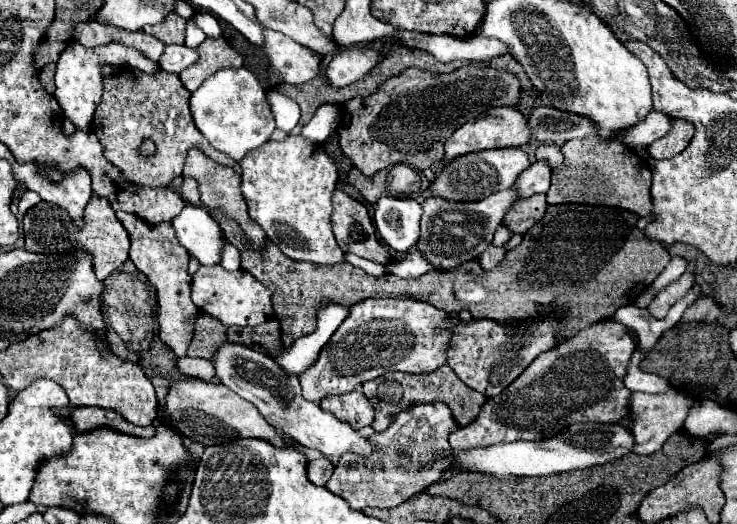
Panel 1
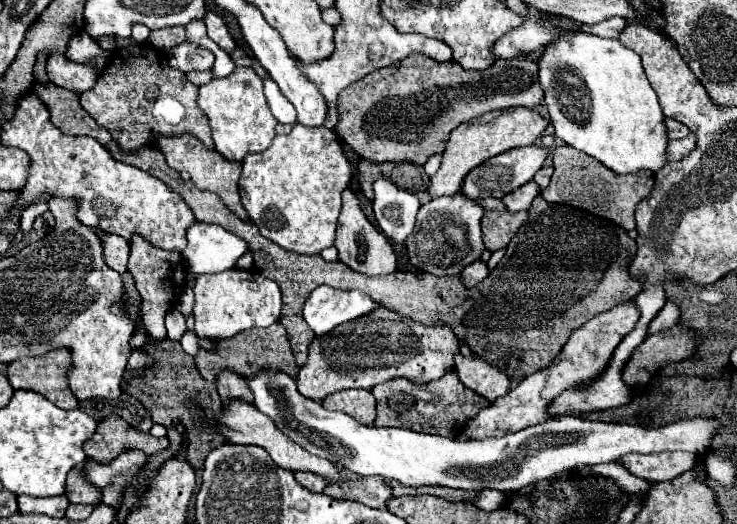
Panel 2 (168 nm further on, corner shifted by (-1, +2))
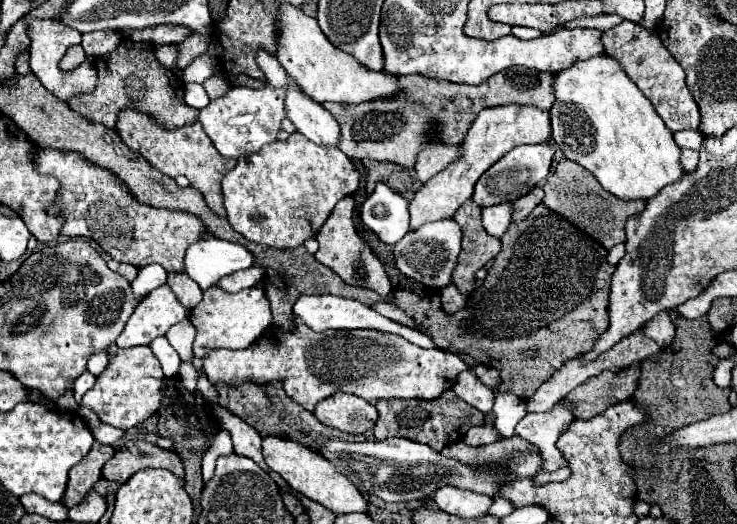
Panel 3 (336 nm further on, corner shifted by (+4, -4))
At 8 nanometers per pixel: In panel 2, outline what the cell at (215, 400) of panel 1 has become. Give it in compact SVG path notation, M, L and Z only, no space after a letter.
M240 400L230 402L228 410L222 412L222 416L218 418L216 424L218 424L218 430L224 434L226 442L260 446L260 448L264 448L264 450L270 454L270 458L274 460L274 464L278 464L278 466L282 466L282 468L286 468L286 470L312 472L312 474L318 474L318 476L326 478L328 482L340 482L340 480L342 480L338 468L336 468L330 460L318 458L318 456L302 450L302 446L298 446L296 442L292 442L290 438L286 438L286 436L274 426L274 422L270 422L270 418L266 418L266 414L262 414L260 410L256 410L256 406L252 406L252 404L246 404L246 402L240 402Z

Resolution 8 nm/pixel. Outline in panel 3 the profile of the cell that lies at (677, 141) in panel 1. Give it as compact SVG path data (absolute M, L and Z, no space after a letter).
M681 150L681 166L685 172L693 172L699 160L699 152L697 150Z

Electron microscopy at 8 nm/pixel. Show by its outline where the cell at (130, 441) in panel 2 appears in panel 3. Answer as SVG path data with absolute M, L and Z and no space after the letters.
M141 440L139 446L129 442L129 446L117 448L115 456L103 466L103 478L125 482L145 468L167 468L173 474L183 476L183 464L175 452Z

